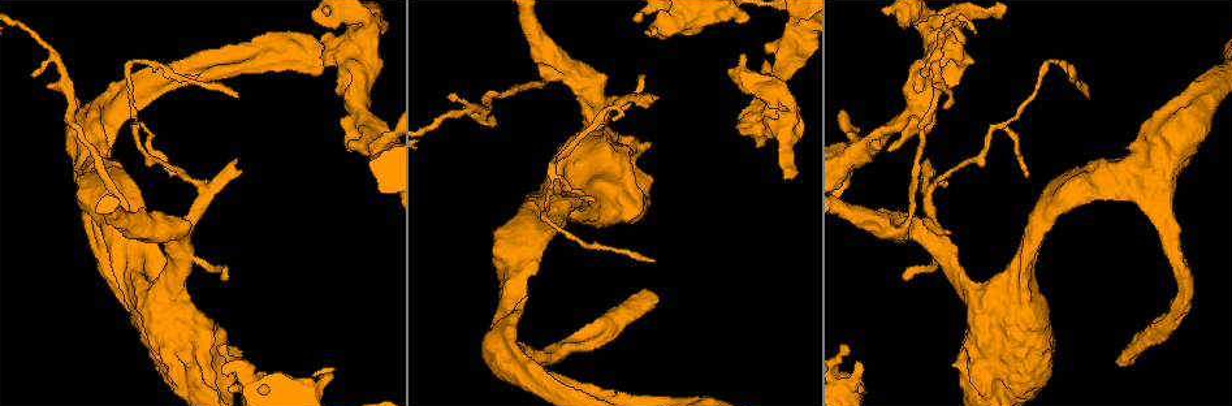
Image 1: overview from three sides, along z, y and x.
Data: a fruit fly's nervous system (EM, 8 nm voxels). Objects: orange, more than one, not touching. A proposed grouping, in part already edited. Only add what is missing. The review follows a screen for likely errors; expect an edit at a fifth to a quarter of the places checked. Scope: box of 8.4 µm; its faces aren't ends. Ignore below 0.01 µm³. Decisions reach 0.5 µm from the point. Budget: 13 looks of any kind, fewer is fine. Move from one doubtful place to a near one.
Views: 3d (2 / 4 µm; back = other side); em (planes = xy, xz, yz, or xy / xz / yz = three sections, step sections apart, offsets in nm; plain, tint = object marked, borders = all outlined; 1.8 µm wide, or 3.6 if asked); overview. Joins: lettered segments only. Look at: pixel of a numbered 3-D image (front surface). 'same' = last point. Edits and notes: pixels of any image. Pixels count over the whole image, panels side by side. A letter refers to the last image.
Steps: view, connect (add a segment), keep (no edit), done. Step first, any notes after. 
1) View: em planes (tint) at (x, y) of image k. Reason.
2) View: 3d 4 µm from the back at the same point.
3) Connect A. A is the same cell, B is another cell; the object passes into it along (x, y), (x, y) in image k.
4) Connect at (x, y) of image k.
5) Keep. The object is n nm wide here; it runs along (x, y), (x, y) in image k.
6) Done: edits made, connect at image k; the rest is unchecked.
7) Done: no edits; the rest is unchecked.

View: 3d 4 µm at (657, 299) of image 1. Long arm stops here.

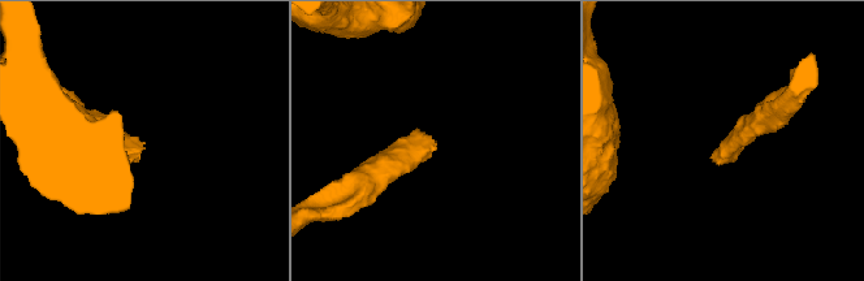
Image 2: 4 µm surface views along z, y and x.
View: em 3.6 µm yz step 8 (borders) at (724, 151) of image 2.

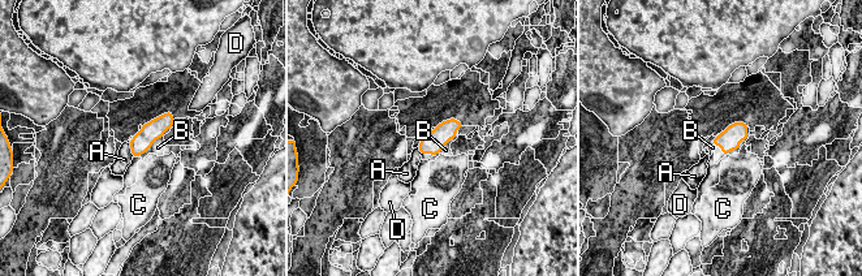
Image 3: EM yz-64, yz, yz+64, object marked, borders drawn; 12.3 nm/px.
Connect B. B is the same cell, A, C and D are other cells; the object passes into it along (729, 139), (735, 149), (719, 155) in image 3; it goes on there.

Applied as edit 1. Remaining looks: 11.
View: overview.

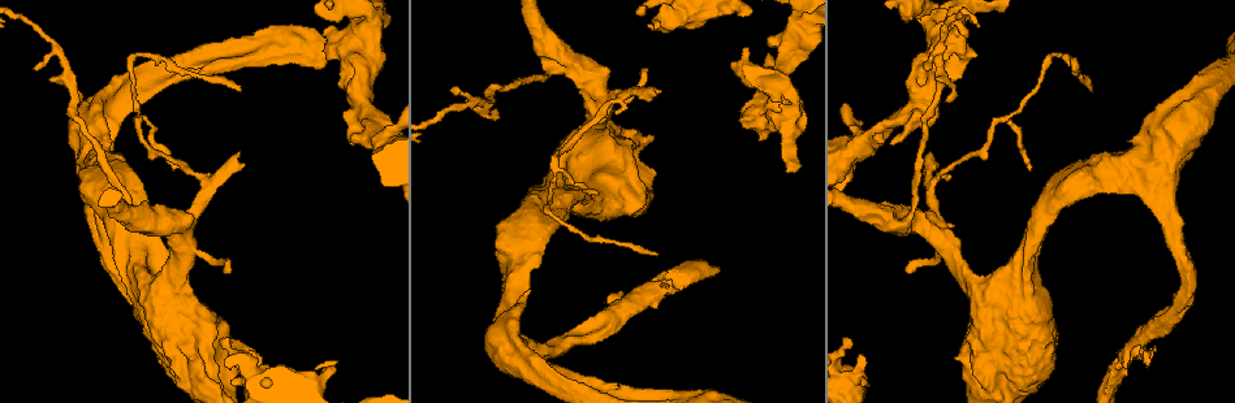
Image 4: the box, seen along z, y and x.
View: em 3.6 µm planes (plain) at (775, 110) of image 4. A narrow waist.

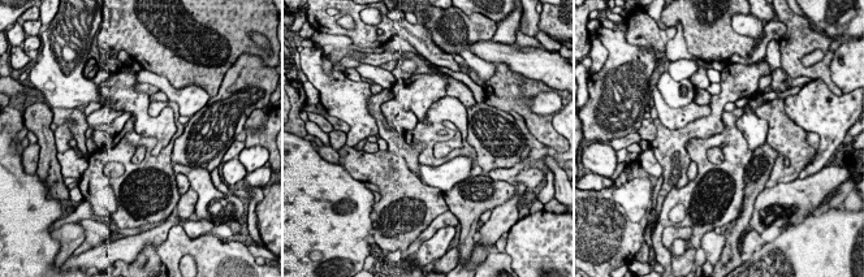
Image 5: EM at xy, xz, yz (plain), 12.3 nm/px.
View: em 3.6 µm planes (tint) at the same point. With the object marked.

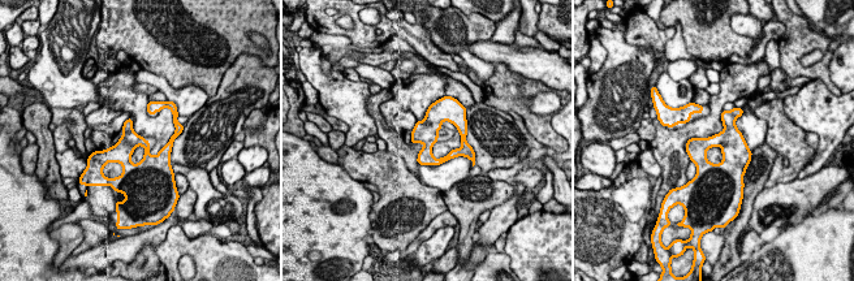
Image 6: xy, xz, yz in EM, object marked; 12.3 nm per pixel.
View: em 3.6 µm planes (borders) at the same point. See the neighbours.

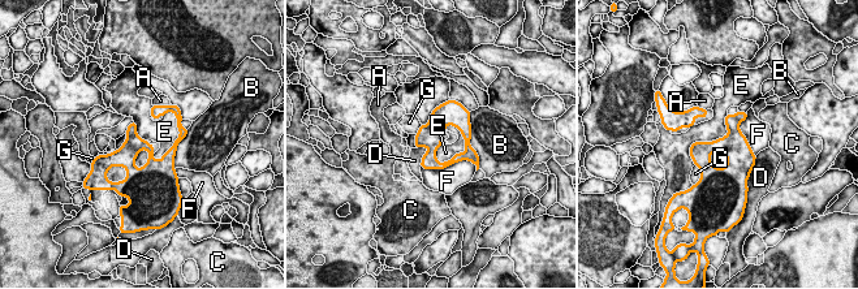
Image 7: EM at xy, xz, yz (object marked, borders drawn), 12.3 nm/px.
Keep. A, B, C, D, E, F and G are other cells; a border runs along (426, 146), (427, 151), (419, 165) in image 7; no lettered segment goes on from it.

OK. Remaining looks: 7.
View: em planes (borders) at (909, 109) of image 4. Sudden change in width.

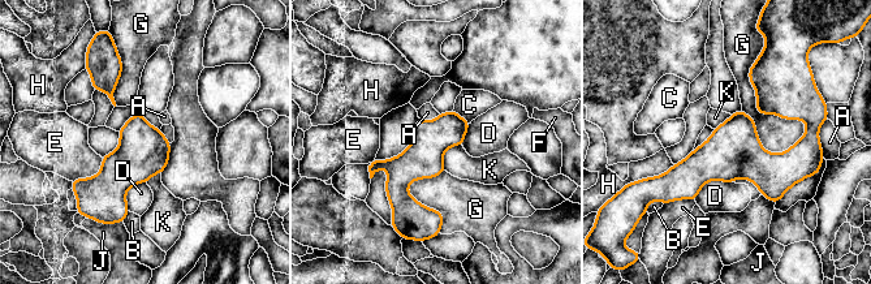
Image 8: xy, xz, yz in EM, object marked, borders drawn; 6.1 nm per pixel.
Keep. A, B, C, D, E, F, G, H, J and K are other cells; it runs along (806, 150), (659, 179) in image 8; none of them fits.

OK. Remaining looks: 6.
View: 3d 2 µm at (657, 24) of image 4. An open end.

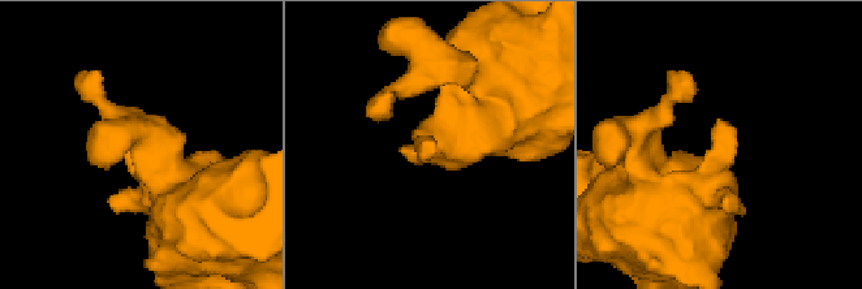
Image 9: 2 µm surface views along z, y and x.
View: em yz step 16 (borders) at (429, 143) of image 9. Shape alone is not enough.

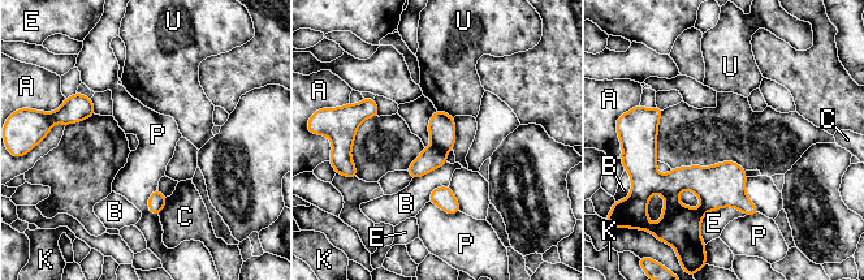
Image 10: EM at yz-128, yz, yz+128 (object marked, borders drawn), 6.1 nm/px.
View: em planes (borders) at the same point. Cut it another way.

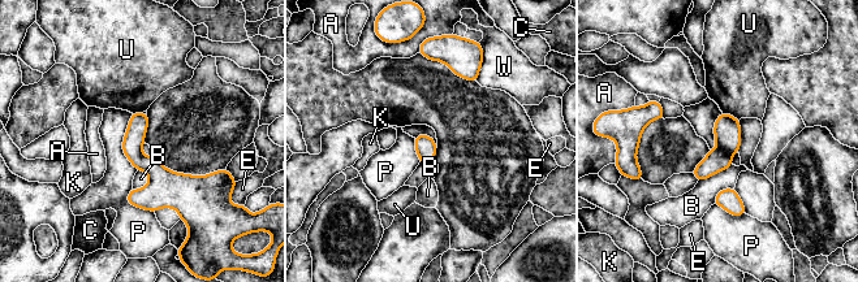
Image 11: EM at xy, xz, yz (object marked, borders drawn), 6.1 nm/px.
Keep. A, B, C, E, K, P, U and W are other cells; it runs along (134, 116), (147, 164), (206, 183) in image 11; none of them fits.

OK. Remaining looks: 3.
View: em 3.6 µm planes (borders) at (749, 14) of image 4. Free end.

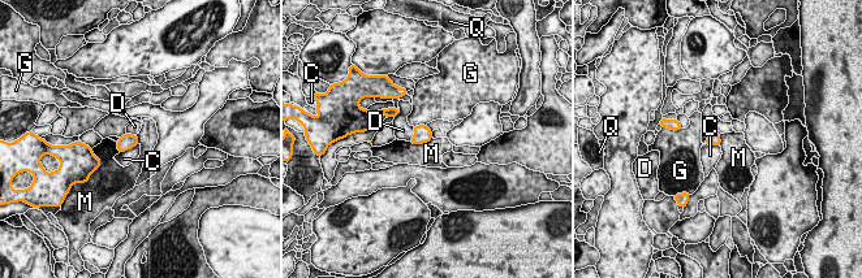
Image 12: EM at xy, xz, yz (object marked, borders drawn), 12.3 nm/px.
Keep. C, D, G, M and Q are other cells; no lettered segment goes on from it.

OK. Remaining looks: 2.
Done: edits made, connect at image 3; the rest is unchecked.

